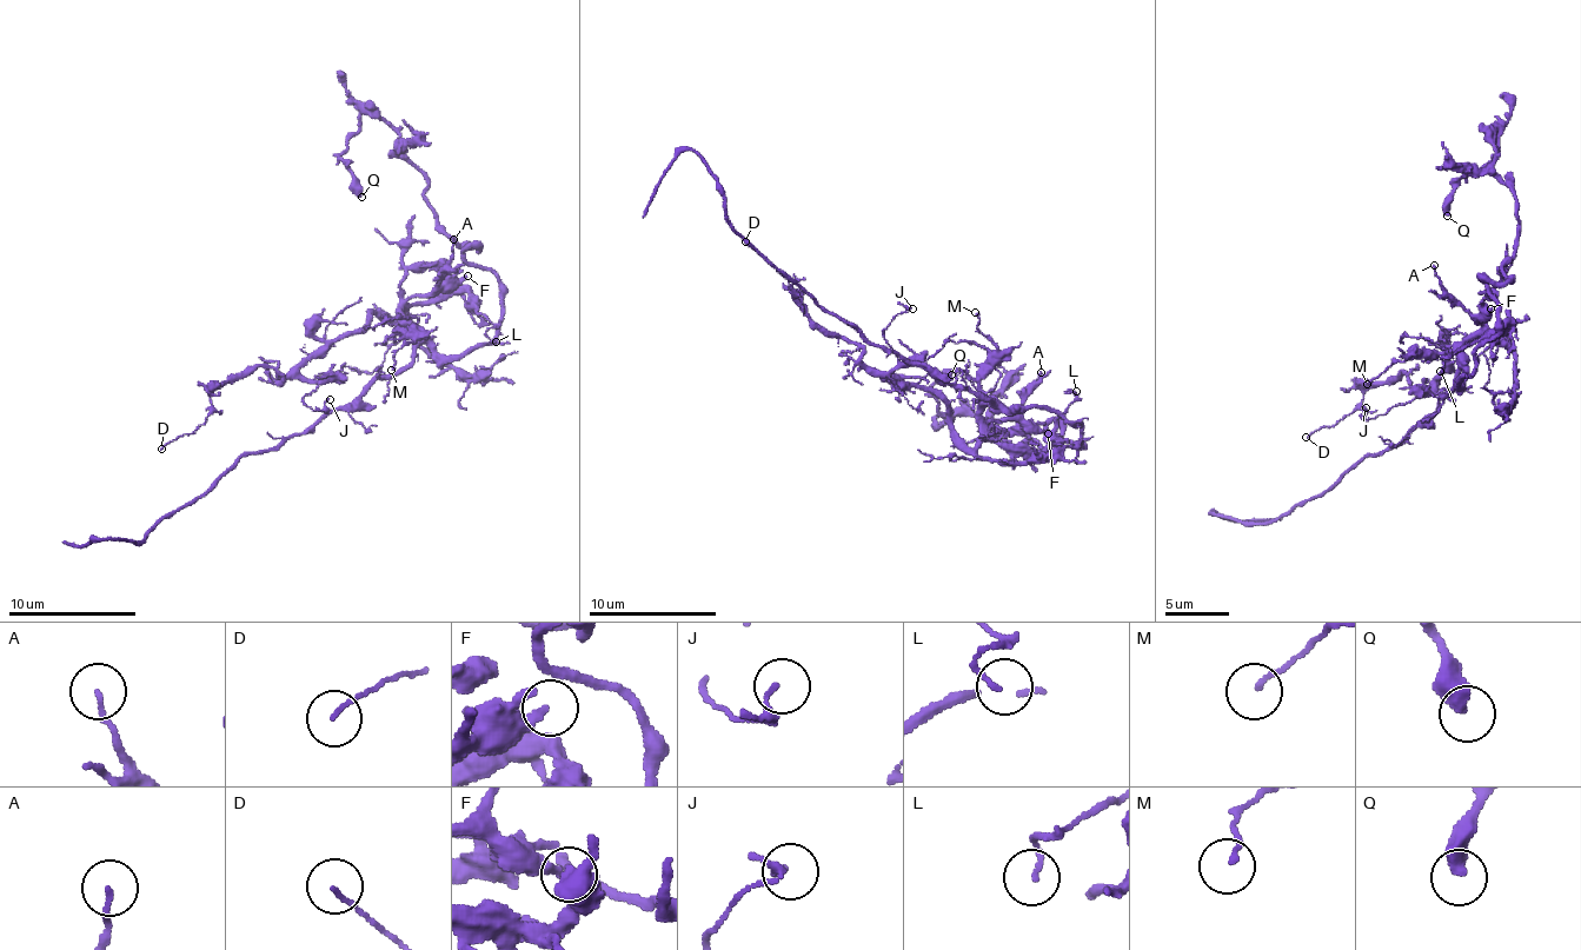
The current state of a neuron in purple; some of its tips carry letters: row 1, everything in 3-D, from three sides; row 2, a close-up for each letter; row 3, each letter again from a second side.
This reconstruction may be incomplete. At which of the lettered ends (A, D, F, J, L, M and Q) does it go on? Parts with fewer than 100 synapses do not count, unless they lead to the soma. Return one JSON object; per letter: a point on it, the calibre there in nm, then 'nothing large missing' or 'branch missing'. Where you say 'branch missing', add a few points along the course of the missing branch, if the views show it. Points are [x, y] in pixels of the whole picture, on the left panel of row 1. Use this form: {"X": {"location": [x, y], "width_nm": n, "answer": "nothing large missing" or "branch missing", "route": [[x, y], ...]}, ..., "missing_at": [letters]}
{"A": {"location": [453, 239], "width_nm": 130, "answer": "nothing large missing"}, "D": {"location": [161, 449], "width_nm": 110, "answer": "nothing large missing"}, "F": {"location": [467, 276], "width_nm": 240, "answer": "nothing large missing"}, "J": {"location": [330, 399], "width_nm": 140, "answer": "nothing large missing"}, "L": {"location": [496, 341], "width_nm": 120, "answer": "nothing large missing"}, "M": {"location": [391, 370], "width_nm": 120, "answer": "nothing large missing"}, "Q": {"location": [361, 197], "width_nm": 460, "answer": "nothing large missing"}, "missing_at": []}

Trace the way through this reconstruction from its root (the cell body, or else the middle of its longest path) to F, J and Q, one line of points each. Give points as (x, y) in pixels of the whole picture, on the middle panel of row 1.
F: (1002, 406), (987, 405), (981, 411), (982, 419), (985, 423), (1015, 419), (1048, 433)
J: (1002, 406), (981, 411), (968, 446), (929, 390), (878, 373), (897, 365), (883, 331), (912, 309)
Q: (1002, 406), (1082, 442), (1050, 422), (1053, 450), (1009, 451), (940, 411), (951, 374)

